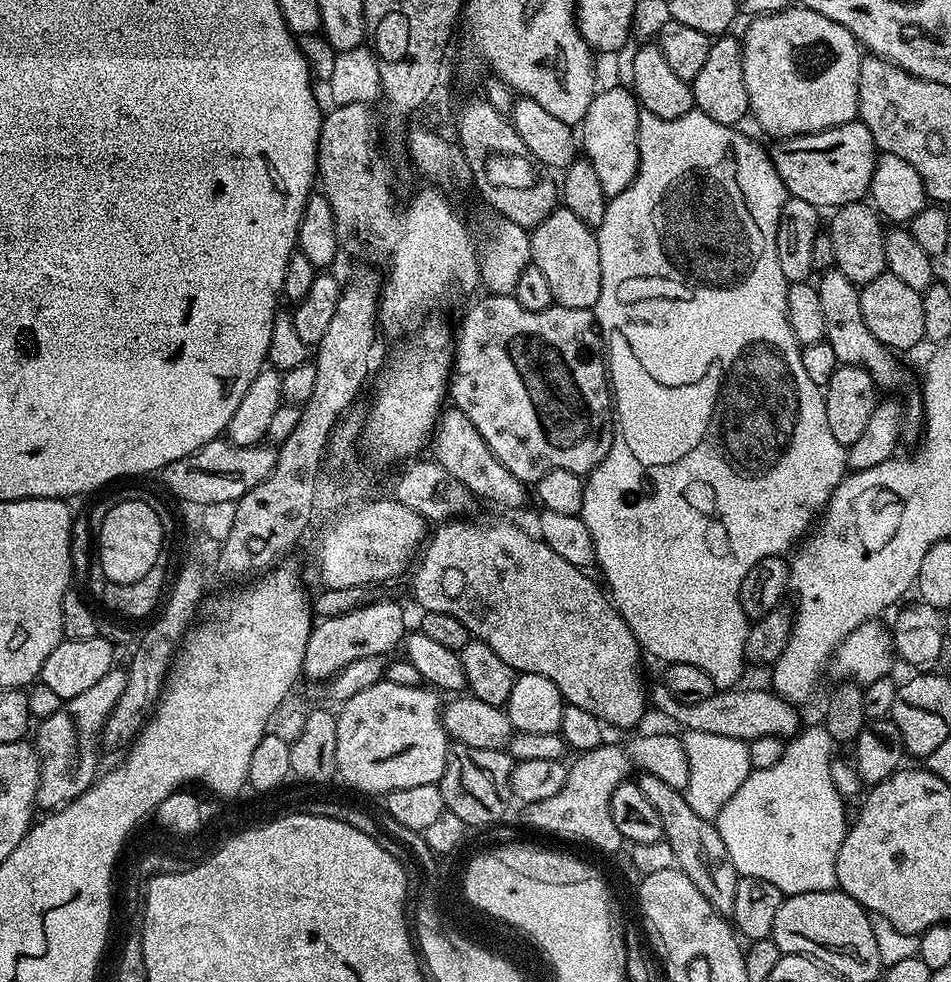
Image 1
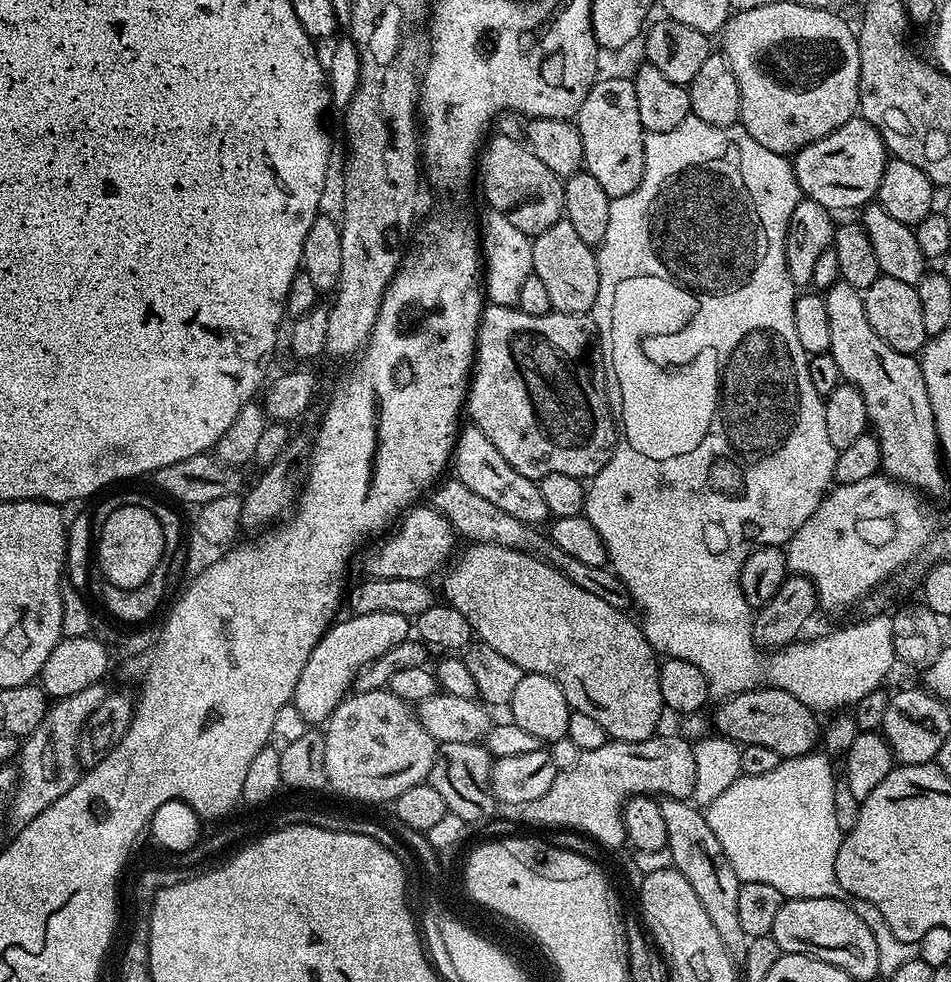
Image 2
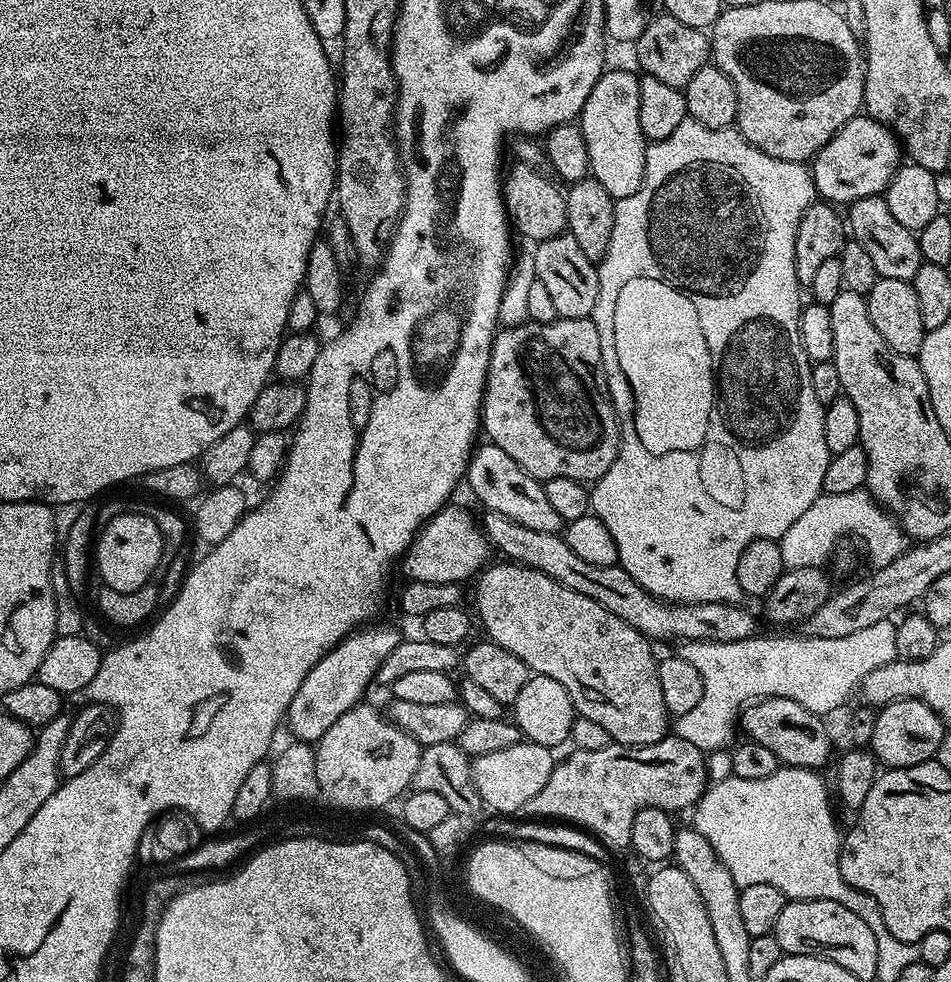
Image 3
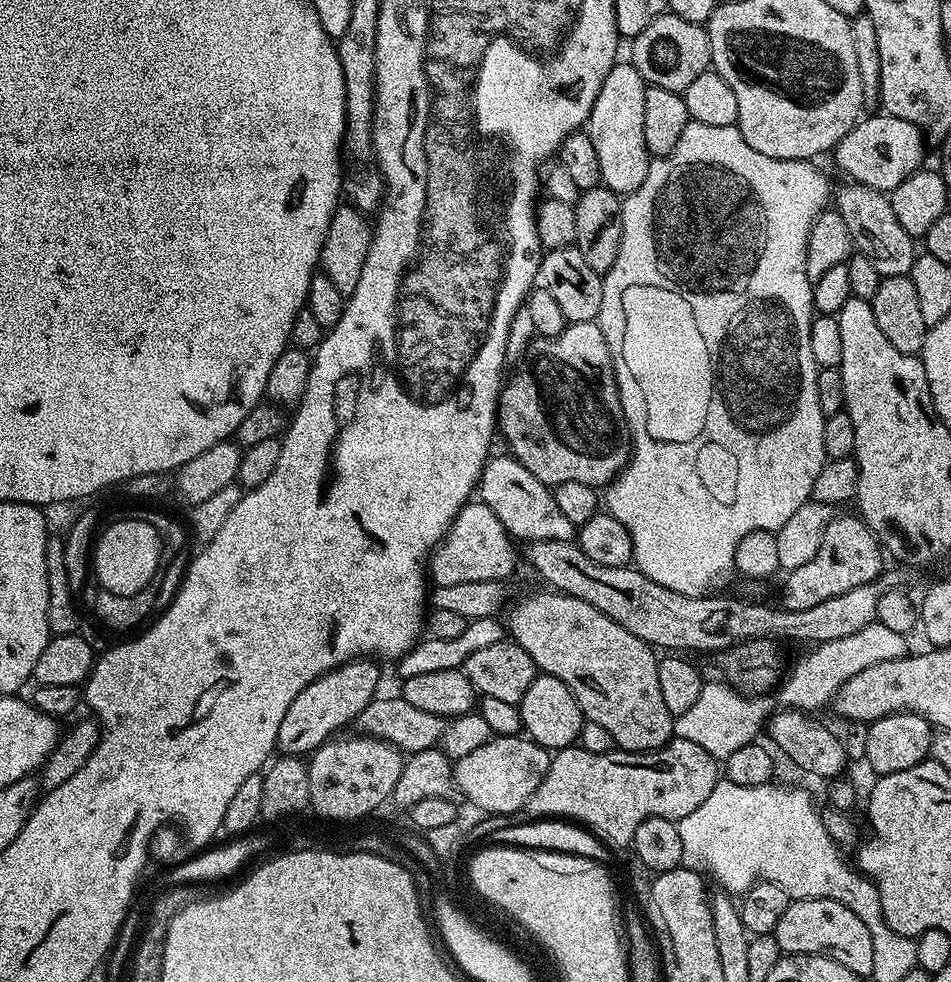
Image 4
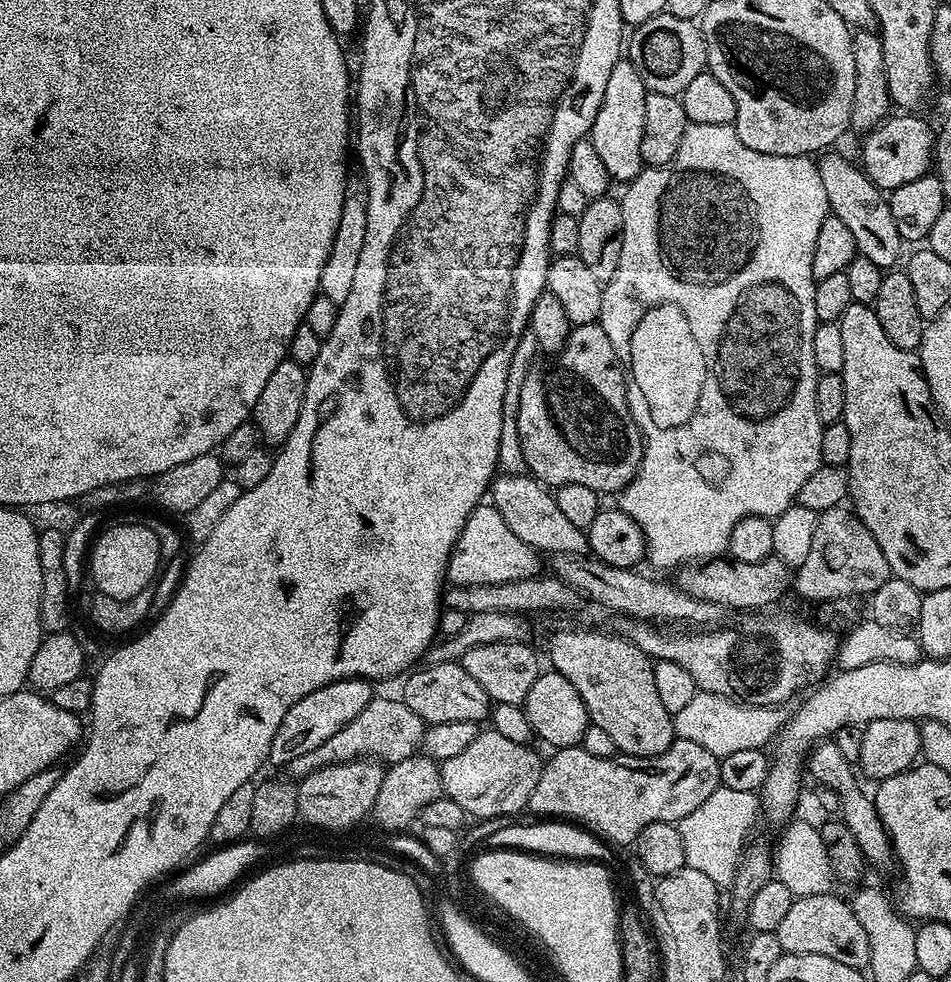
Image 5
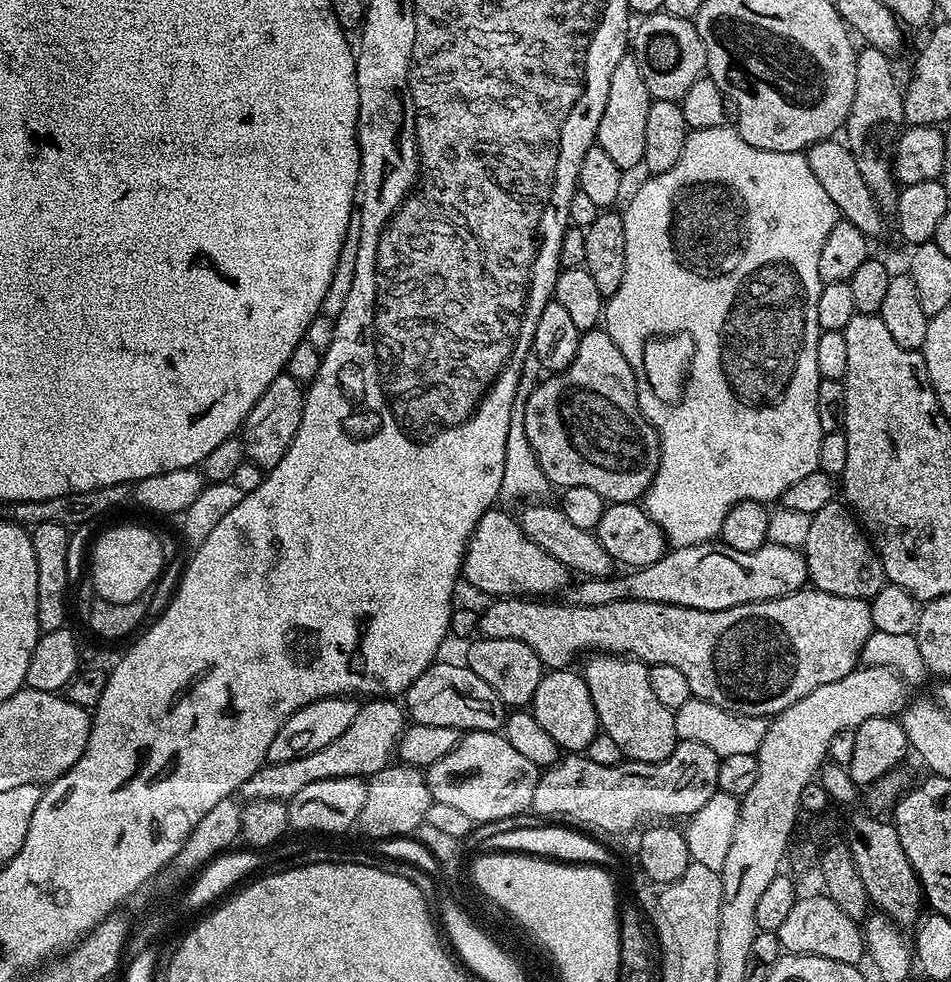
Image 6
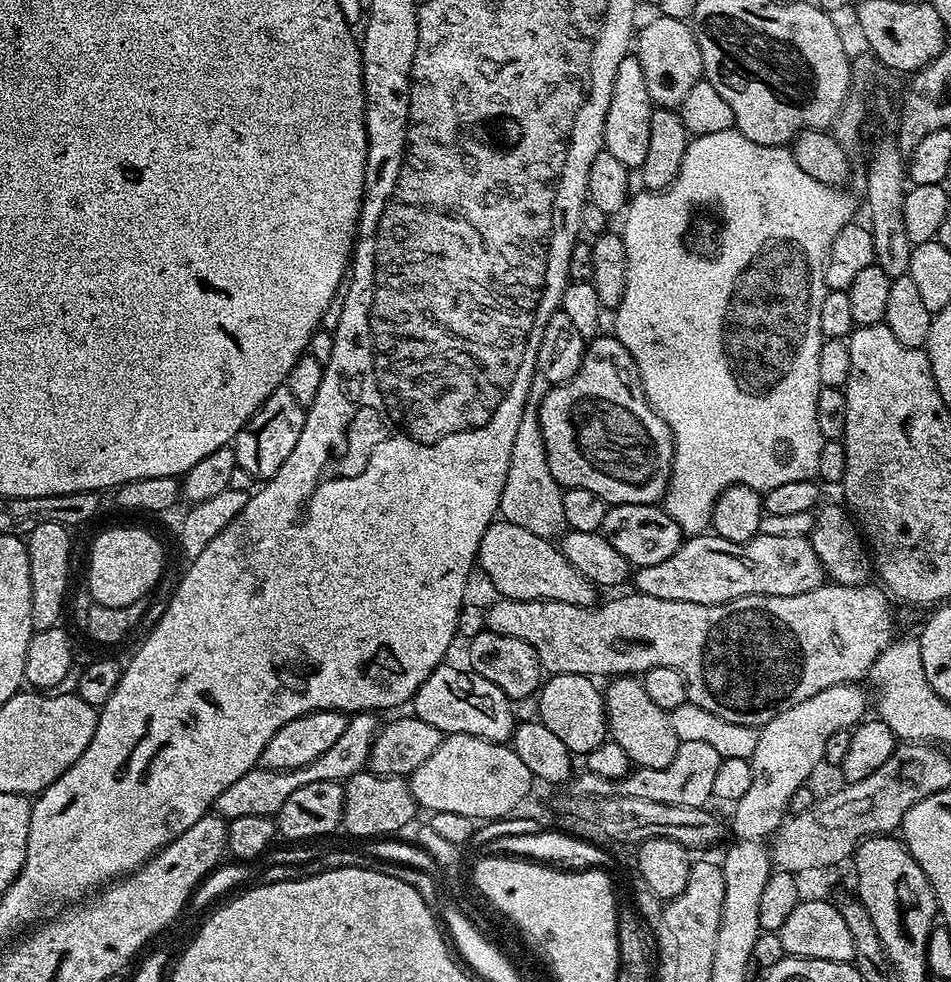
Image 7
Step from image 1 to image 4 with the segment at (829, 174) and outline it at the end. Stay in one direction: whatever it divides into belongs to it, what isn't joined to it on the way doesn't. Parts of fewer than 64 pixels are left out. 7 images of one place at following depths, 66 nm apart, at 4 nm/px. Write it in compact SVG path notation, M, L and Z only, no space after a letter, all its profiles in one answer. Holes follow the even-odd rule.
M865 115L842 138L834 149L840 172L851 183L865 184L874 190L890 194L910 174L921 171L926 138L920 128L897 116Z

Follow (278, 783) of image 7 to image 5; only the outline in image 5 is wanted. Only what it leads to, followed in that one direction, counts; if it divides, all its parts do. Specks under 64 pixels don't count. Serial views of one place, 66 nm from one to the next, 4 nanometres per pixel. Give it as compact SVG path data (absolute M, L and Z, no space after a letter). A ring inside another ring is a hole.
M373 695L372 701L364 709L358 710L358 714L350 718L350 722L346 722L346 726L342 726L338 734L334 734L334 738L326 738L322 746L316 747L315 750L306 750L306 754L298 754L298 758L289 762L286 765L287 775L303 778L314 770L331 764L365 758L371 758L385 766L397 764L417 755L424 742L425 727L424 720L418 718L418 714L414 714L414 710L410 710L410 706L406 706L403 699L391 700L388 696Z

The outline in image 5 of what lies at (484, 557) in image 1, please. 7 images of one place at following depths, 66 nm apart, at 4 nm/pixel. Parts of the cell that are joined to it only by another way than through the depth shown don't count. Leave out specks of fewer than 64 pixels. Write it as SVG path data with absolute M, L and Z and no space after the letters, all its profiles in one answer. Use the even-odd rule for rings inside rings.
M560 628L548 640L548 660L553 669L564 675L578 690L578 698L588 711L591 724L598 726L614 741L617 753L626 756L657 756L666 751L676 739L676 731L672 725L673 713L662 706L662 698L658 694L658 685L654 682L654 663L627 635L611 636L608 632L599 632L596 628Z

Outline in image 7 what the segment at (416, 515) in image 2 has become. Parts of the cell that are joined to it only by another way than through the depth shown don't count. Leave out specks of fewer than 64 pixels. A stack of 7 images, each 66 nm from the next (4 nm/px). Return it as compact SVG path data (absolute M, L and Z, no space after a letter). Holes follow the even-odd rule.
M503 518L493 520L486 534L482 534L478 568L488 575L489 582L505 600L553 600L583 608L591 608L597 603L596 585L566 562L559 547L549 537L534 534Z

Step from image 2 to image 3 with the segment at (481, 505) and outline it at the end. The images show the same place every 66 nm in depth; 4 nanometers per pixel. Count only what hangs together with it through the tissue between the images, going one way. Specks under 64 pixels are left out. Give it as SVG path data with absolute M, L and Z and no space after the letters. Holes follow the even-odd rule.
M485 511L482 516L484 535L488 537L491 547L501 552L513 564L523 564L525 568L542 570L554 582L562 582L562 586L570 586L570 590L578 590L578 594L586 594L586 598L594 598L610 614L618 614L622 622L630 622L634 630L638 630L653 642L659 640L750 640L757 635L756 620L740 608L739 603L723 604L722 602L706 602L705 604L677 604L671 600L662 600L650 594L626 570L619 566L594 566L594 562L585 562L578 558L570 546L566 546L563 535L546 530L529 530L527 526L518 526L506 514Z

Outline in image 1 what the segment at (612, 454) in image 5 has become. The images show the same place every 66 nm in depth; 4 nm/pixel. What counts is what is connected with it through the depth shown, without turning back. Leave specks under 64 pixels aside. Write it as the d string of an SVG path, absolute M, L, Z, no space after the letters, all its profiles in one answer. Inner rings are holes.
M484 294L484 297L469 310L460 324L460 332L455 333L455 356L452 362L452 375L450 377L450 400L455 408L462 410L470 422L474 422L474 430L482 434L486 446L514 474L514 478L525 482L535 482L550 470L570 470L587 474L593 472L604 461L612 445L614 431L614 401L610 391L610 381L606 367L606 349L602 343L602 333L598 327L596 313L591 308L562 308L553 306L541 312L522 310L513 295Z

